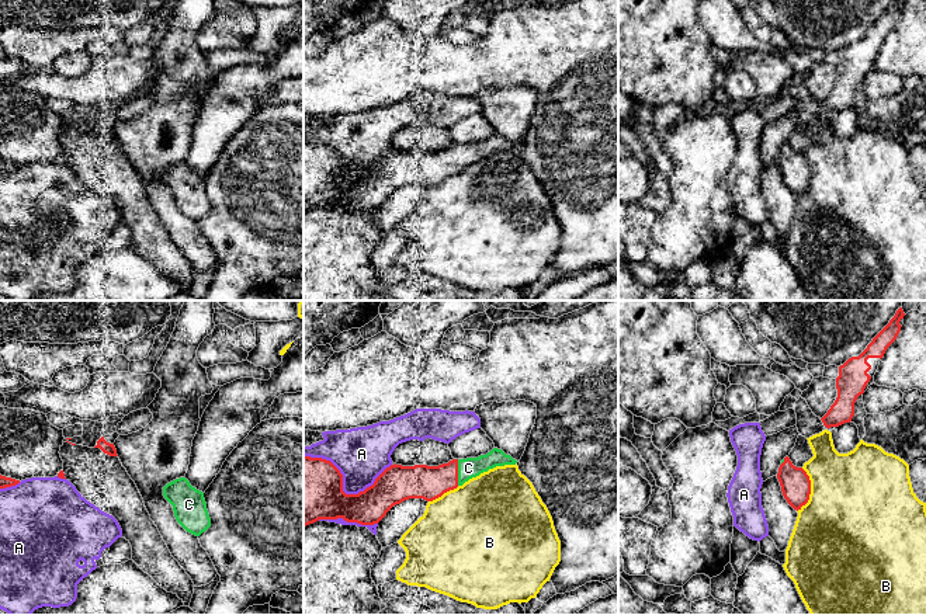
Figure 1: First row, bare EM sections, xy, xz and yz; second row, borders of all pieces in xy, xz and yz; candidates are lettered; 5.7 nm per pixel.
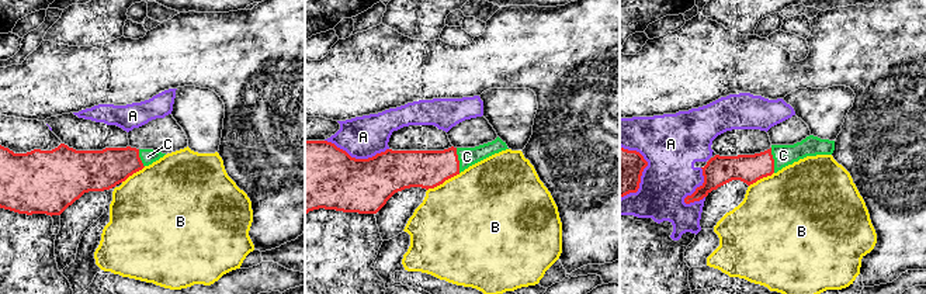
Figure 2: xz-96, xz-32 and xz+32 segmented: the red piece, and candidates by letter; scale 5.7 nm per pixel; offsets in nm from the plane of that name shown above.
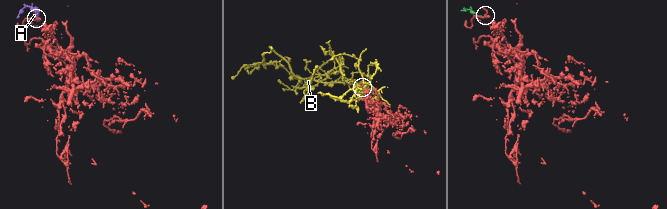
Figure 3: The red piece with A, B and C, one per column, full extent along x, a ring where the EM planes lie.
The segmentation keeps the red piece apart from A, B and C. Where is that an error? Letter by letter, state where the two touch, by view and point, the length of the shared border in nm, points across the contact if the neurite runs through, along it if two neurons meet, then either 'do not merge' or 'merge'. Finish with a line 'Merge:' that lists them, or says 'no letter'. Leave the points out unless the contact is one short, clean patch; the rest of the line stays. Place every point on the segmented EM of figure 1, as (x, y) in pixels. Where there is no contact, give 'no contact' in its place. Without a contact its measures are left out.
A: contact xz (342, 487); length 500 nm; do not merge
B: contact yz (810, 490); length 260 nm; do not merge
C: contact xz (457, 472); length 150 nm; way xz (425, 482), (433, 482), (457, 472), (468, 468); merge
Merge: C

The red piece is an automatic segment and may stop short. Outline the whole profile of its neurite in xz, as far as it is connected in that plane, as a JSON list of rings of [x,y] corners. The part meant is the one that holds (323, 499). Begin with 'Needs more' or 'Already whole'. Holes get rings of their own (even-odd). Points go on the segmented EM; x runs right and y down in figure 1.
Needs more. [[[497,448],[478,458],[452,459],[438,466],[395,463],[364,491],[346,494],[343,475],[330,461],[304,455],[304,527],[337,518],[374,525],[405,500],[433,501],[489,469],[516,463]]]

